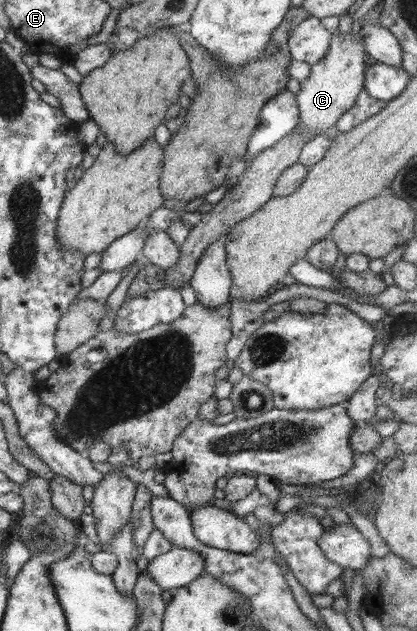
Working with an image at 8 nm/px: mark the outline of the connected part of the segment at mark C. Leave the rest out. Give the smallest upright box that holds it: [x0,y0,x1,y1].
[295,31,369,137]

